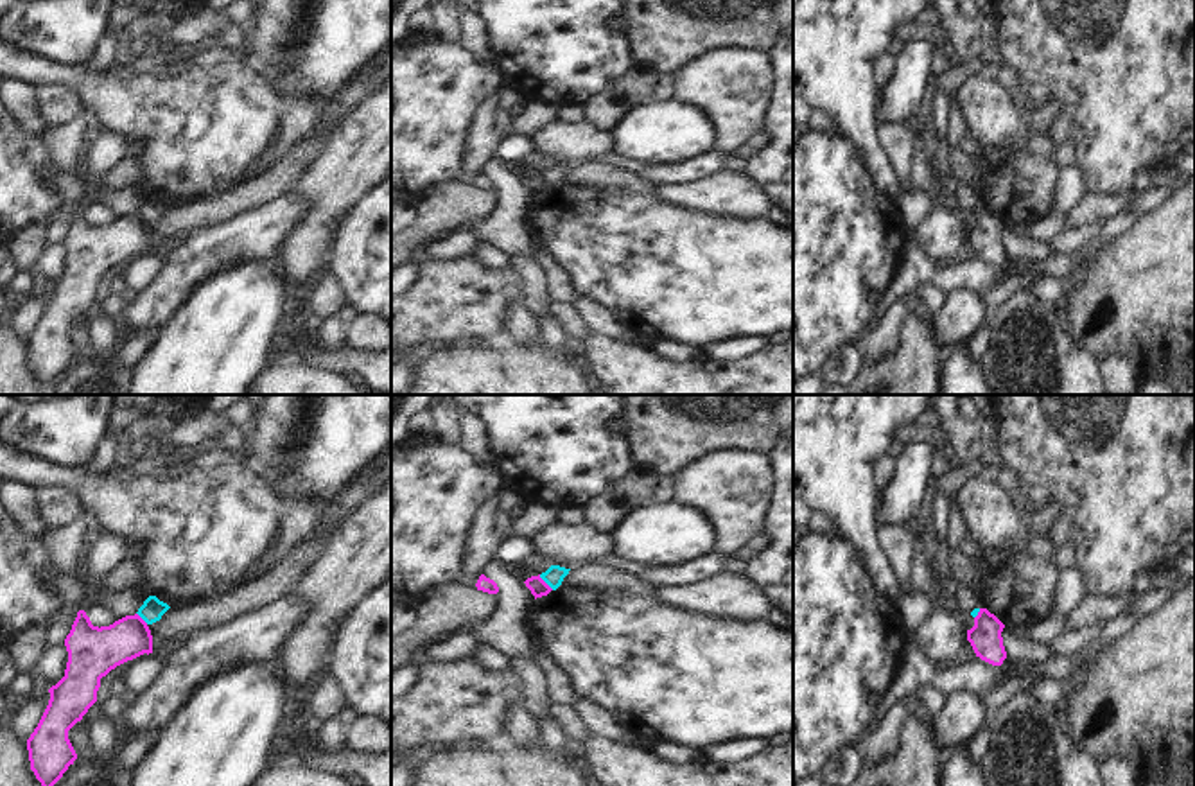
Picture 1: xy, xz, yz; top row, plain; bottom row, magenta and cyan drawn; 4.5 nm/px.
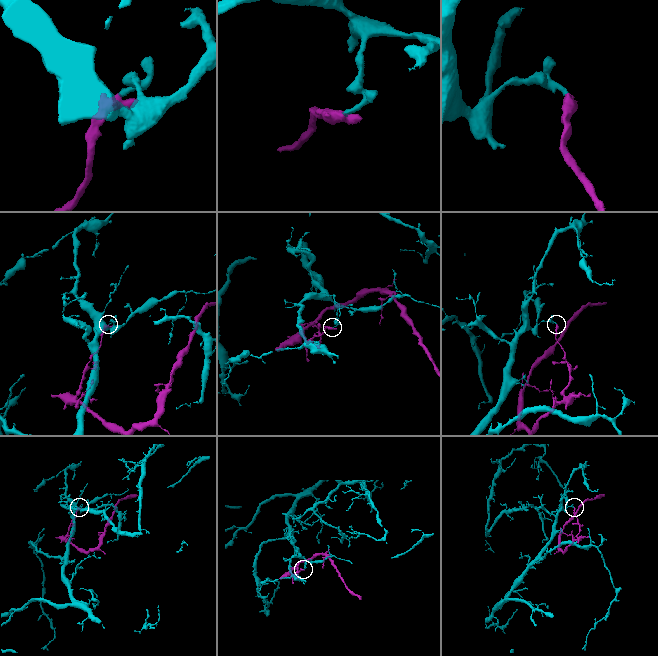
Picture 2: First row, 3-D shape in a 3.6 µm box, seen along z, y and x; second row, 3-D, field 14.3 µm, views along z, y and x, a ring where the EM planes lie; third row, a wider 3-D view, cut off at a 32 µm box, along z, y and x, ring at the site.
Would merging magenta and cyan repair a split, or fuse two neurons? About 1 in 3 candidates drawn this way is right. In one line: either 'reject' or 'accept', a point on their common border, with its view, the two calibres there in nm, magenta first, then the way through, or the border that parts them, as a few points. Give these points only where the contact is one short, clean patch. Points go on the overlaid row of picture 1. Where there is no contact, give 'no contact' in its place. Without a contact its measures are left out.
reject | xz (544, 582) | 80/90 nm | along xz (539, 575), (553, 589)

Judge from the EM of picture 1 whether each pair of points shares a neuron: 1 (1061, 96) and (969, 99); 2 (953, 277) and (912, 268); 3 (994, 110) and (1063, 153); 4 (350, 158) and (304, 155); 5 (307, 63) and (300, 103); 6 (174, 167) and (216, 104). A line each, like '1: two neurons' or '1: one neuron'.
1: two neurons
2: one neuron
3: two neurons
4: two neurons
5: two neurons
6: one neuron

